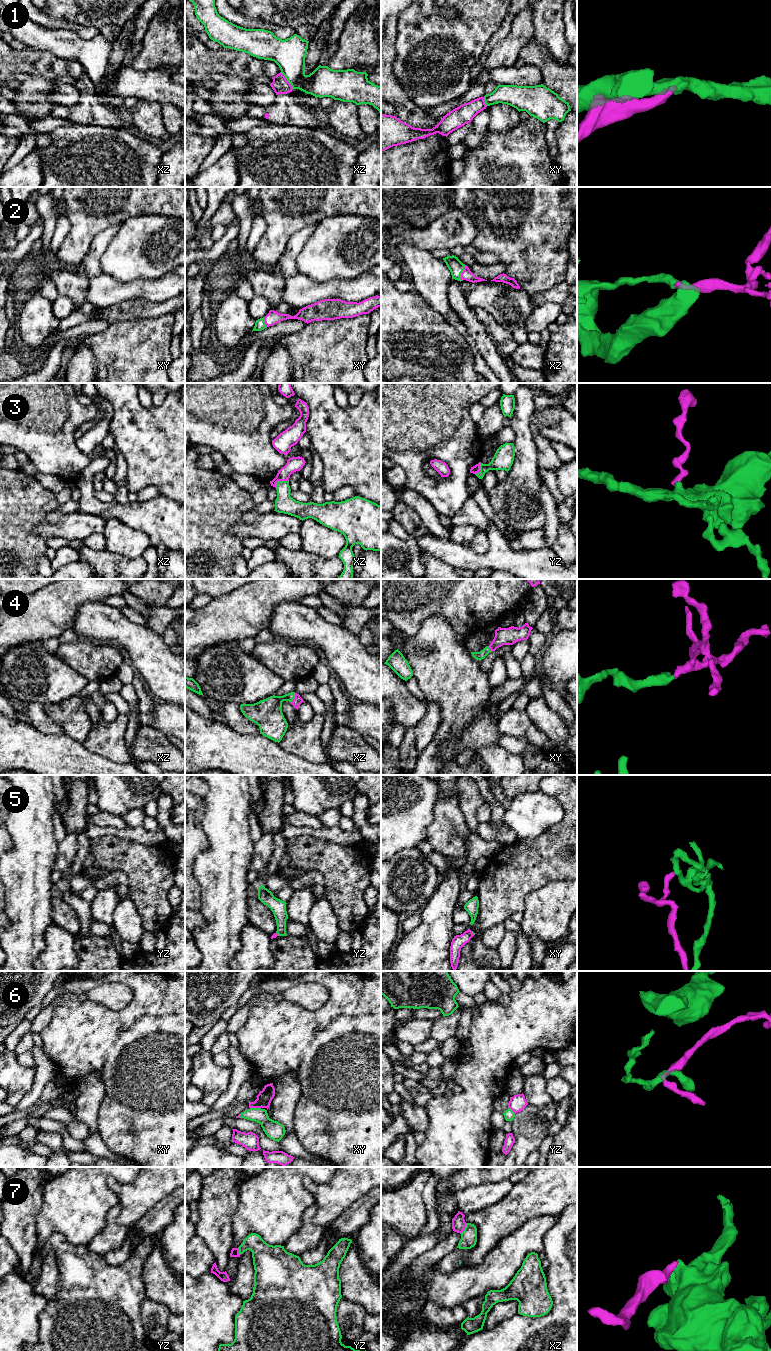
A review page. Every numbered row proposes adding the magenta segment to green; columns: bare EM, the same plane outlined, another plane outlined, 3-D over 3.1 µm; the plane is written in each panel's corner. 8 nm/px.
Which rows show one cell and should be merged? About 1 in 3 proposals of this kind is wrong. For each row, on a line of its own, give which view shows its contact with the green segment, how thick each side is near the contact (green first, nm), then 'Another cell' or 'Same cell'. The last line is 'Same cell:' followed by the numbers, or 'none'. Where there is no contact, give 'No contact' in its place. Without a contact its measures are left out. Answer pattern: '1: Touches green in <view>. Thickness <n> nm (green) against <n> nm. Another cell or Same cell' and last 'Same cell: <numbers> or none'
1: Touches green in xz. Thickness 260 nm (green) against 140 nm. Another cell
2: Touches green in xz. Thickness 120 nm (green) against 90 nm. Same cell
3: Touches green in xz. Thickness 160 nm (green) against 120 nm. Same cell
4: Touches green in xz. Thickness 240 nm (green) against 70 nm. Same cell
5: Touches green in xy. Thickness 20 nm (green) against 100 nm. Another cell
6: Touches green in xy. Thickness 150 nm (green) against 120 nm. Another cell
7: Touches green in xz. Thickness 130 nm (green) against 110 nm. Same cell
Same cell: 2, 3, 4, 7

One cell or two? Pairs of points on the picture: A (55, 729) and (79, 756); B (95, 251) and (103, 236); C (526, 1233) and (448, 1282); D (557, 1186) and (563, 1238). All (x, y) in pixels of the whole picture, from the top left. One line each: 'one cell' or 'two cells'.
A: two cells
B: one cell
C: one cell
D: two cells

